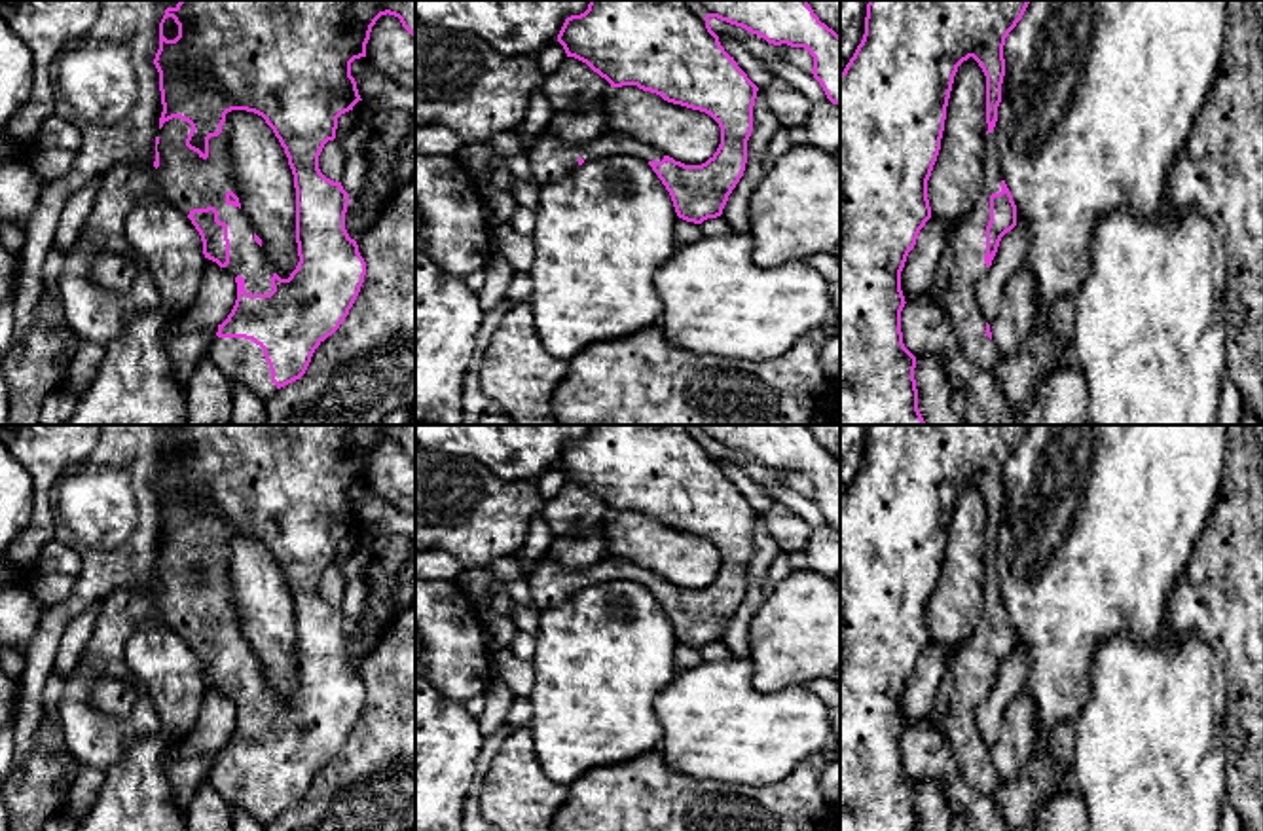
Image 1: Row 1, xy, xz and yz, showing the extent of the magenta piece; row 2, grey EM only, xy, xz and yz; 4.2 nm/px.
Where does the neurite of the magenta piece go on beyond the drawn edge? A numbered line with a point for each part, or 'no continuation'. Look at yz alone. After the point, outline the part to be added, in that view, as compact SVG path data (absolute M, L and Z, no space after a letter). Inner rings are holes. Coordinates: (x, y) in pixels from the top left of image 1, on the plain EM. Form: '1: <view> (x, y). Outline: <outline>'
1: yz (962, 687). Outline: M994 556L986 560L984 569L982 615L971 637L950 658L931 721L950 738L961 780L984 795L996 795L1003 780L986 761L986 746L975 721L975 710L986 696L990 620L1001 617L1003 600Z

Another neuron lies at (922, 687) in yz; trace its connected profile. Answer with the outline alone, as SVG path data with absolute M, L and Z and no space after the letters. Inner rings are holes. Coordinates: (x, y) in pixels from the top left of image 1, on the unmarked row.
M935 641L920 655L916 670L908 677L901 696L905 727L931 717L952 655L948 647Z

